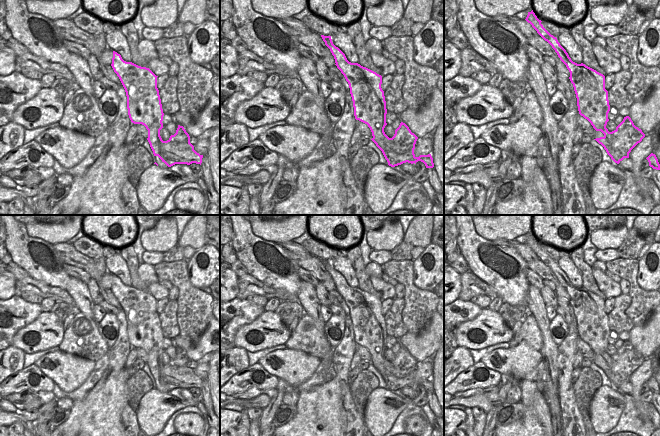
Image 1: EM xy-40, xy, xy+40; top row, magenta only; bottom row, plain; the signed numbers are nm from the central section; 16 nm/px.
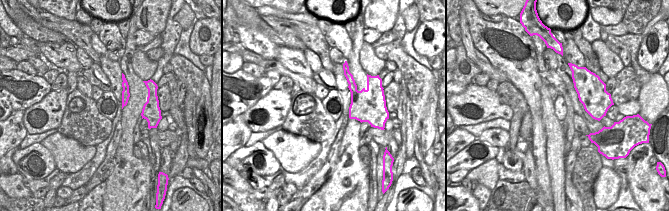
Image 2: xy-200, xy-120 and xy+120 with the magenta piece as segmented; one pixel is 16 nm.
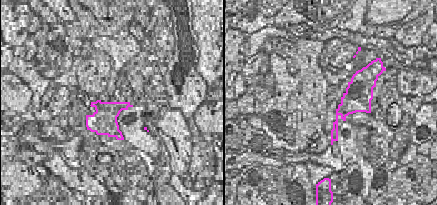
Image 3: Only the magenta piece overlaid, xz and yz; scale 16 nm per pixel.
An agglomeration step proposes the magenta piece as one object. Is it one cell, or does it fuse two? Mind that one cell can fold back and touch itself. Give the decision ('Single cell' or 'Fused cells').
Fused cells

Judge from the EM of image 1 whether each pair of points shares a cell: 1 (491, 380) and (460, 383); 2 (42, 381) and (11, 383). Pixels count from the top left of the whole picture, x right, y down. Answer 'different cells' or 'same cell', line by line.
1: same cell
2: same cell

